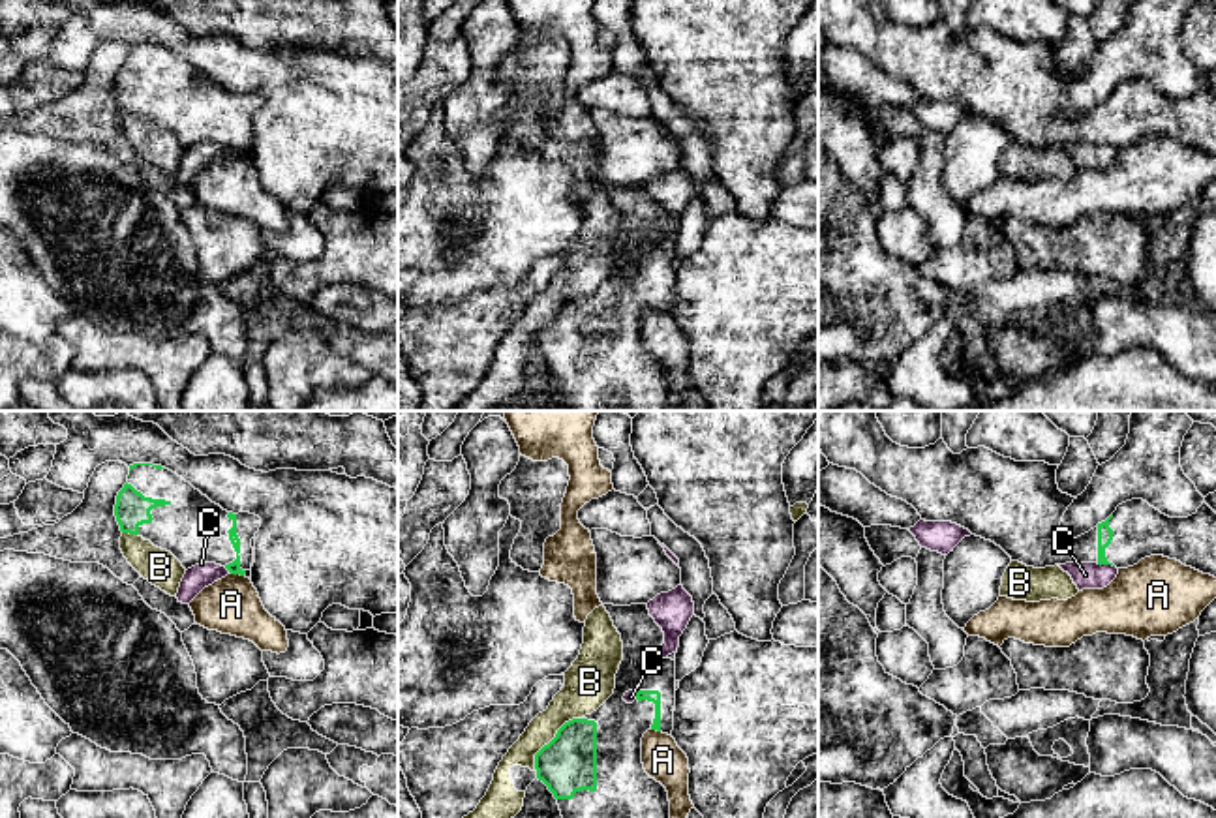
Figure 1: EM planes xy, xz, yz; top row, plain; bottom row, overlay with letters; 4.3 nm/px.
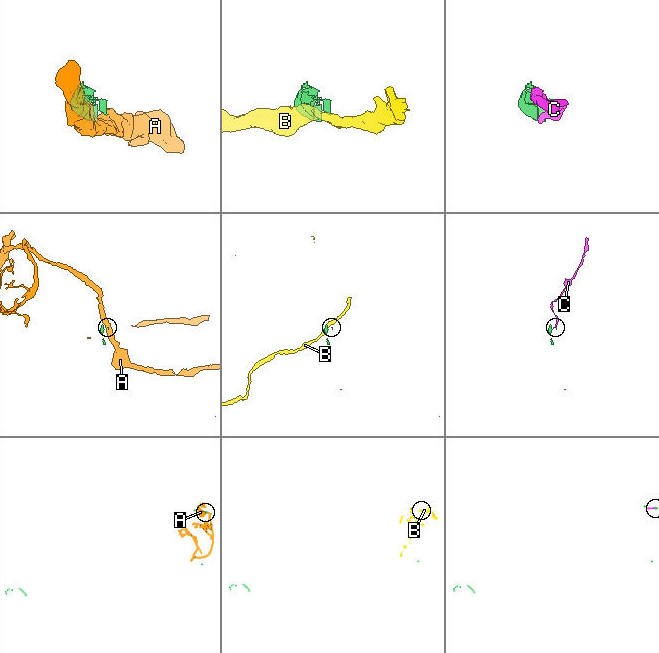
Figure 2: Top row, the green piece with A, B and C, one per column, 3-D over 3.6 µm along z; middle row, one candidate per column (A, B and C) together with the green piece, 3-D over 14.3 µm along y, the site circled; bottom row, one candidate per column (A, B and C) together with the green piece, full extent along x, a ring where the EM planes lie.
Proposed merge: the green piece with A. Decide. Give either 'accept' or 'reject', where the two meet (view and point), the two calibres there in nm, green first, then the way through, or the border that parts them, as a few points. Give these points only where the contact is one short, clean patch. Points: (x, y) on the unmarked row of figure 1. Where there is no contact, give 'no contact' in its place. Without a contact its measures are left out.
reject; contact xy (237, 152); calibres 50 and 240 nm; border xy (231, 152), (243, 156)

